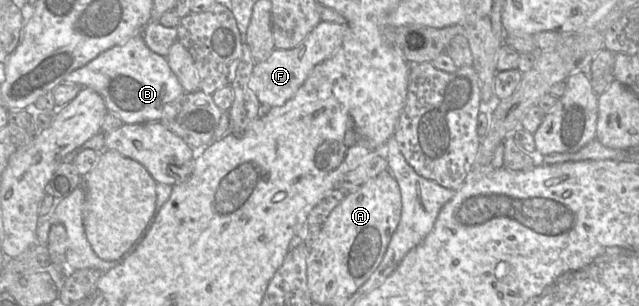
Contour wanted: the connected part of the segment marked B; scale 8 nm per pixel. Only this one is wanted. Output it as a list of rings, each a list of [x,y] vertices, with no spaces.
[[[141,34],[102,52],[86,65],[65,76],[61,83],[75,83],[83,88],[93,89],[103,98],[108,111],[116,113],[125,124],[159,122],[166,106],[185,93],[166,57],[150,50]]]

